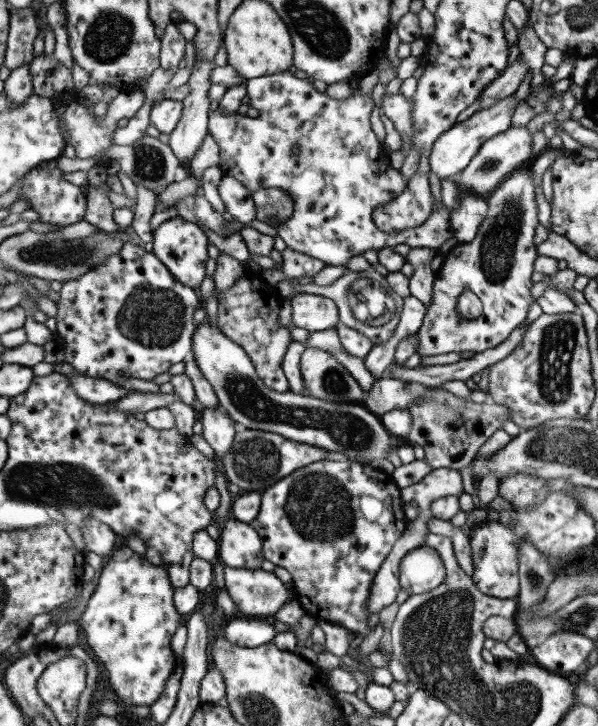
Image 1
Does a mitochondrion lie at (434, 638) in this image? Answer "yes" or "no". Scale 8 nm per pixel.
yes

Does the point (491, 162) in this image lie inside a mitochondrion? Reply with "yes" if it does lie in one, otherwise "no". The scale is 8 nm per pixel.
yes

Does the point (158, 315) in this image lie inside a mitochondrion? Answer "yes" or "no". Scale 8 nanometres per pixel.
yes

